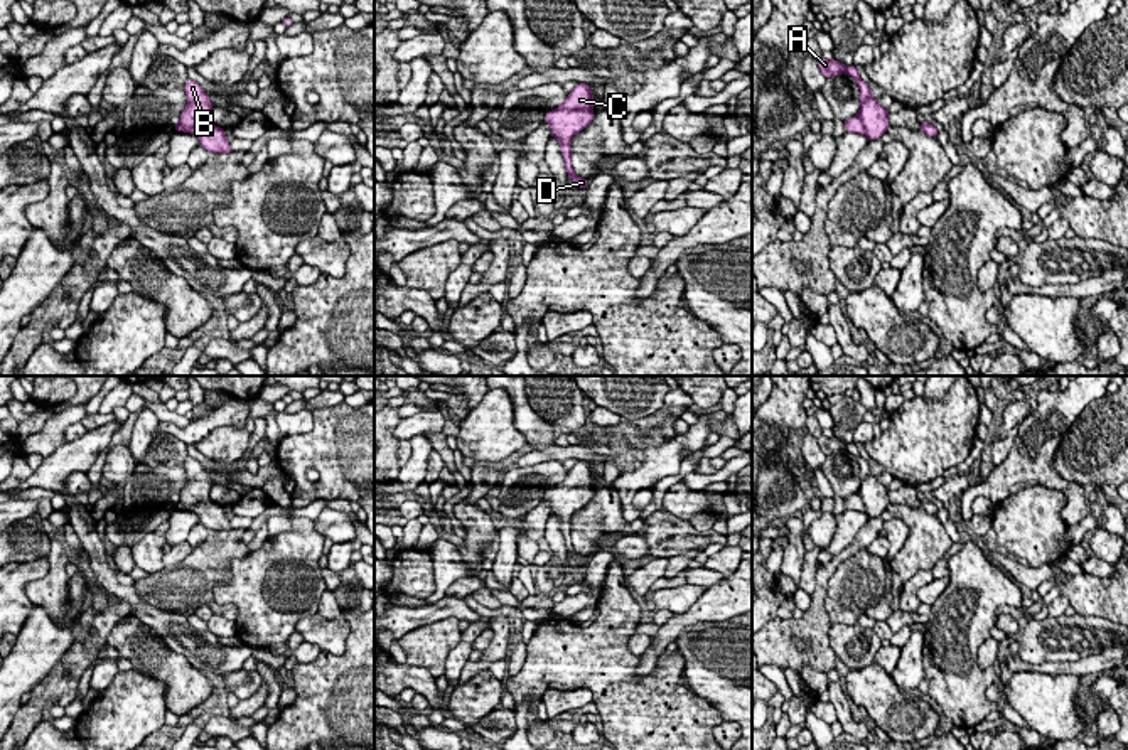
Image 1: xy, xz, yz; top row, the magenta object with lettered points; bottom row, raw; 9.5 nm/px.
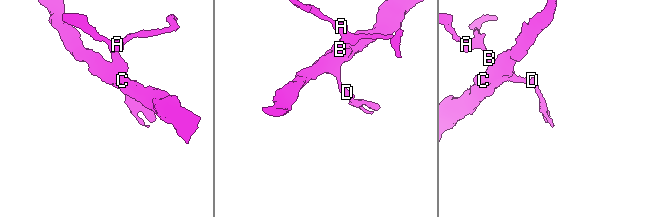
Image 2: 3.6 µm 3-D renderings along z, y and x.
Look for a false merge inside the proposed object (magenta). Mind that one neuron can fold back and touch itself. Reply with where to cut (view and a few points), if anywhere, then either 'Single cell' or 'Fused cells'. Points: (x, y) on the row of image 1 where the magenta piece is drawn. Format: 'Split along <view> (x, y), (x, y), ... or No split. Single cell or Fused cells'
No split. Single cell

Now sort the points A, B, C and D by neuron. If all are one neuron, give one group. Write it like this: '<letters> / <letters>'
A B C D

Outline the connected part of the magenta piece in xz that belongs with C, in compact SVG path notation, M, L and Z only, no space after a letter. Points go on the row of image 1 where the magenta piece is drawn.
M578 83L568 93L563 104L545 115L545 121L551 128L551 137L560 142L560 150L565 160L565 170L570 180L575 180L580 190L585 190L588 180L578 177L572 167L572 137L587 128L594 120L594 94L588 84Z

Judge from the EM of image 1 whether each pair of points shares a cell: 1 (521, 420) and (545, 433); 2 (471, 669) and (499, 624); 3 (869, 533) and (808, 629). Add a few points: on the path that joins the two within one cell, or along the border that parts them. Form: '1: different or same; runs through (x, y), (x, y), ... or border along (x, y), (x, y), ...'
1: same; runs through (526, 422), (540, 433)
2: same; runs through (483, 663), (498, 648), (499, 636)
3: same; runs through (843, 555), (821, 577), (816, 604)

